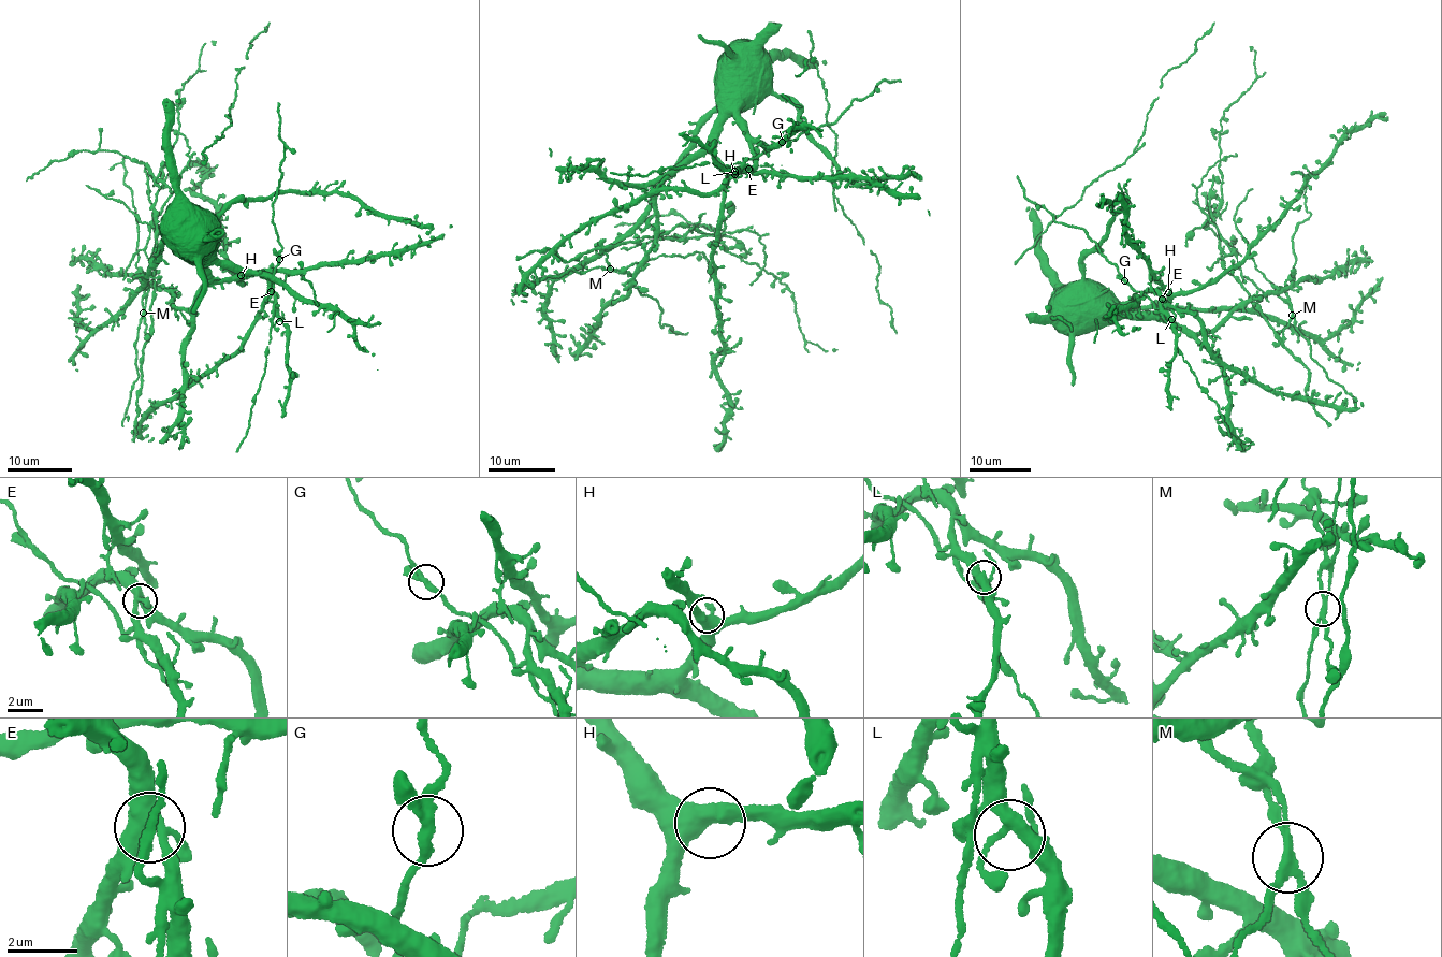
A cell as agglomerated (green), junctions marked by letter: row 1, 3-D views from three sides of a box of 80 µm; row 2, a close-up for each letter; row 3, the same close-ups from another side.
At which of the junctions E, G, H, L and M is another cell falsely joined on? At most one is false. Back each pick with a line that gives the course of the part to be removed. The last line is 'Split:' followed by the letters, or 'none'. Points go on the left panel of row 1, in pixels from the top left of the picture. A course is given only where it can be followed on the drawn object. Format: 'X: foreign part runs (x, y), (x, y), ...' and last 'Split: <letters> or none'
M: foreign part runs (143, 312), (149, 333), (156, 284), (155, 193), (179, 132), (179, 91), (197, 70), (202, 46), (216, 41)
Split: M

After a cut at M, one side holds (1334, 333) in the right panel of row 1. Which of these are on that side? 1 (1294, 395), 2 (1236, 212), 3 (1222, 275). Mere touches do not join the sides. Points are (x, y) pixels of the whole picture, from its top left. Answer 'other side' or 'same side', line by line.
1: same side
2: same side
3: same side

